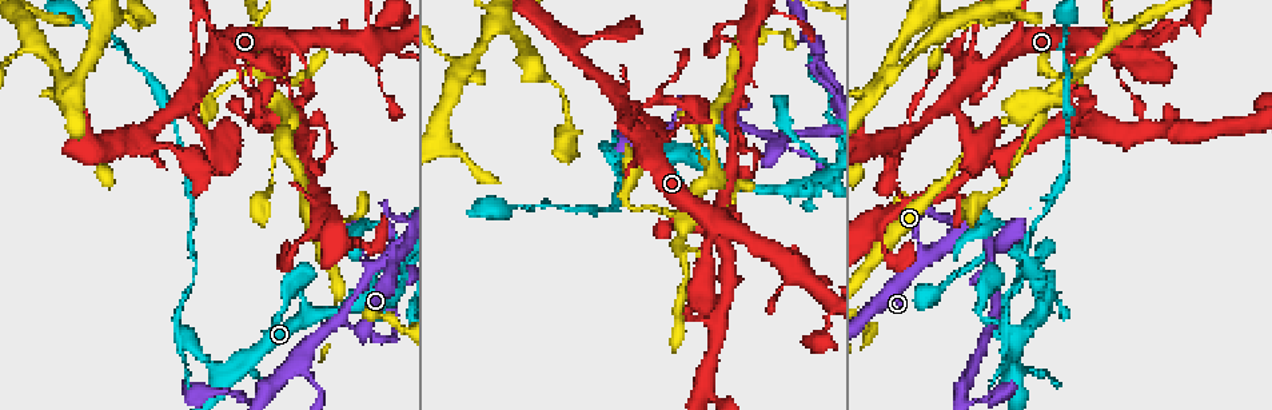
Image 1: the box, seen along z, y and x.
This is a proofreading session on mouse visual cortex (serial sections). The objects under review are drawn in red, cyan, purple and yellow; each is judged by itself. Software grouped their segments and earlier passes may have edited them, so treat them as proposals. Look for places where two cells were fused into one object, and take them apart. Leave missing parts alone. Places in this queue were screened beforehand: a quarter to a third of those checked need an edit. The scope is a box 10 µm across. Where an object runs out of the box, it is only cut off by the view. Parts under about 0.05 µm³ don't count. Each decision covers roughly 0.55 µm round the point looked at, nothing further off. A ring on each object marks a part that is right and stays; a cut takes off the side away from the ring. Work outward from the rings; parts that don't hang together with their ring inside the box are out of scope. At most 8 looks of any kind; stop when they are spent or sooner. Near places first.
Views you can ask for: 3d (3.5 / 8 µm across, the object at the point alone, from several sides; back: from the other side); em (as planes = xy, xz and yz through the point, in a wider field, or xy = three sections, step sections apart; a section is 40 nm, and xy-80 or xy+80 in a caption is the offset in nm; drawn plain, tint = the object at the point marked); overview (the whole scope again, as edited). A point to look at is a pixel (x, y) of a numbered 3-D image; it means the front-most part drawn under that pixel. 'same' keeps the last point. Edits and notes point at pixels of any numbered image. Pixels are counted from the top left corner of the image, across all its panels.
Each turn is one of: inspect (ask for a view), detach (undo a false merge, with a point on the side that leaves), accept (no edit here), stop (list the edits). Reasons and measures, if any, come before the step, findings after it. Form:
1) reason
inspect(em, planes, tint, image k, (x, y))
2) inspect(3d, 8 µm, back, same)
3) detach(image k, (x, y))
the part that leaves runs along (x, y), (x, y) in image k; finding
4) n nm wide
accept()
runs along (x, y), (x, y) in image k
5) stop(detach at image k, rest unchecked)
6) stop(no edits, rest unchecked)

sharp bend
inspect(3d, 8 µm, image 1, (627, 122))

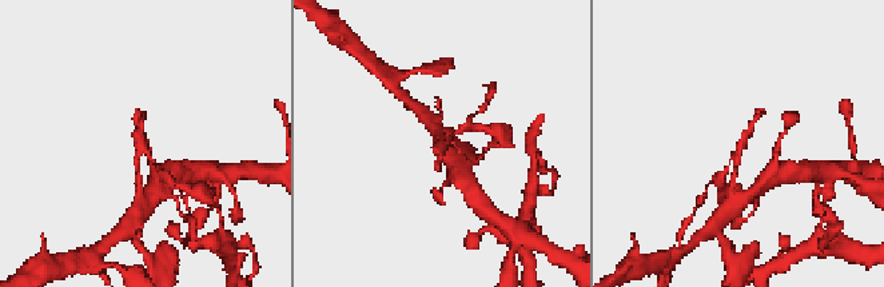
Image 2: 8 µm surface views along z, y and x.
zoom in
inspect(3d, 3.5 µm, same)

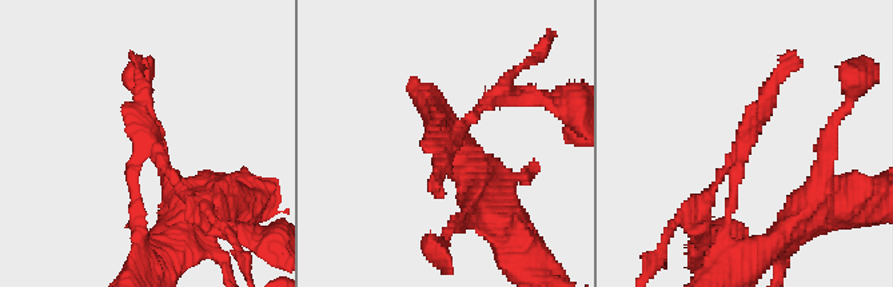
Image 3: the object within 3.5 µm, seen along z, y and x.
inspect(em, xy, step 1, tint, image 3, (740, 148))

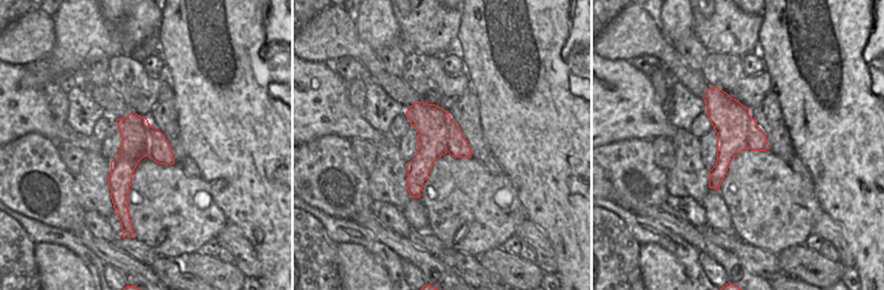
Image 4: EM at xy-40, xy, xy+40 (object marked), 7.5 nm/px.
300 nm wide
detach(image 3, (438, 194))
border along (452, 120), (448, 151) in image 4; a second cell is stuck on

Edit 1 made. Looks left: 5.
three arms meet
inspect(3d, 3.5 µm, image 1, (1111, 39))

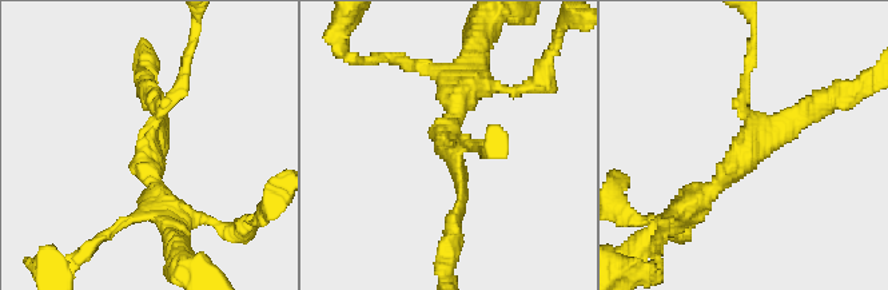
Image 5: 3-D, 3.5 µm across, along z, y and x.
3 arms
accept()
runs along (683, 211), (816, 104) in image 5; continuous, no second cell

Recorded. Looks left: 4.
narrows sharply
inspect(3d, 3.5 µm, image 1, (376, 265))

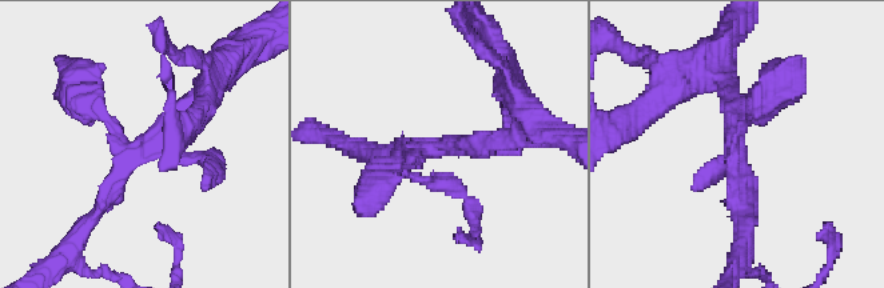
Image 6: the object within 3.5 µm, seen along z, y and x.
need the tissue
inspect(em, xy, step 5, plain, image 6, (738, 153))

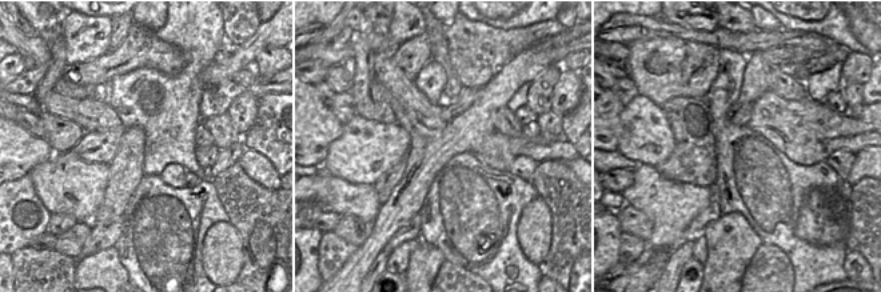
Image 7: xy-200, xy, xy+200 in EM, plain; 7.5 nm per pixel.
with the object marked
inspect(em, xy, step 5, tint, same)

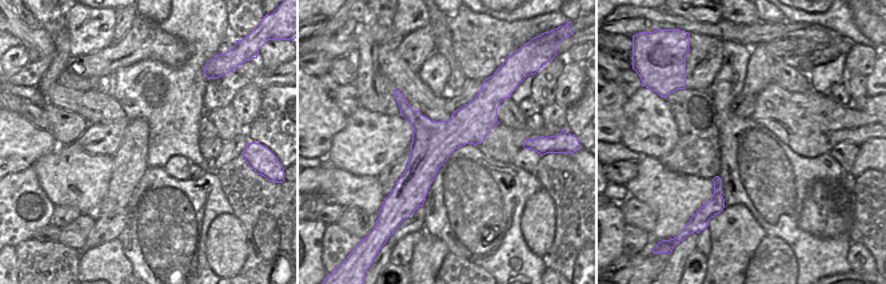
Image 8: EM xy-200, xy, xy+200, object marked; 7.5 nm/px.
4 arms; arms of 150, 200, 200, 250 nm
accept()
runs along (207, 88), (120, 170), (83, 227) in image 6; all the same cell

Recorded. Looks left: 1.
stop(detach at image 3, rest unchecked)

